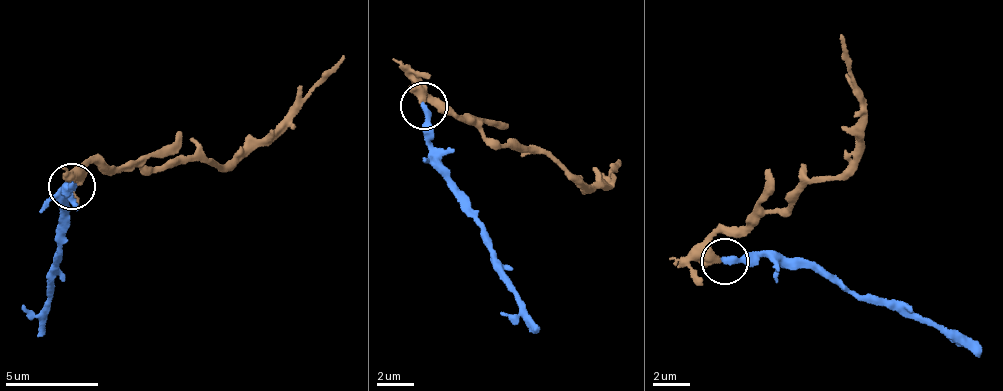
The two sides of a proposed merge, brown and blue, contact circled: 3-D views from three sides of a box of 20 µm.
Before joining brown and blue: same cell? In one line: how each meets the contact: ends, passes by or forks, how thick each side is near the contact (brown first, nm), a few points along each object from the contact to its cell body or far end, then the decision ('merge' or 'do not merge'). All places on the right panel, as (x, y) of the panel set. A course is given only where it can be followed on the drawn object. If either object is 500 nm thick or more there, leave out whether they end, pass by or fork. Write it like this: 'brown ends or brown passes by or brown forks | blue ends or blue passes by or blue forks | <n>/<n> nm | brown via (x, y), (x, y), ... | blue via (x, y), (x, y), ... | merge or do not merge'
brown ends | blue ends | 480/340 nm | brown via (724, 259), (711, 249), (713, 236), (744, 226), (789, 203), (818, 180), (848, 170), (862, 115), (845, 34) | blue via (724, 259), (789, 259), (861, 294), (934, 319), (980, 358) | merge

